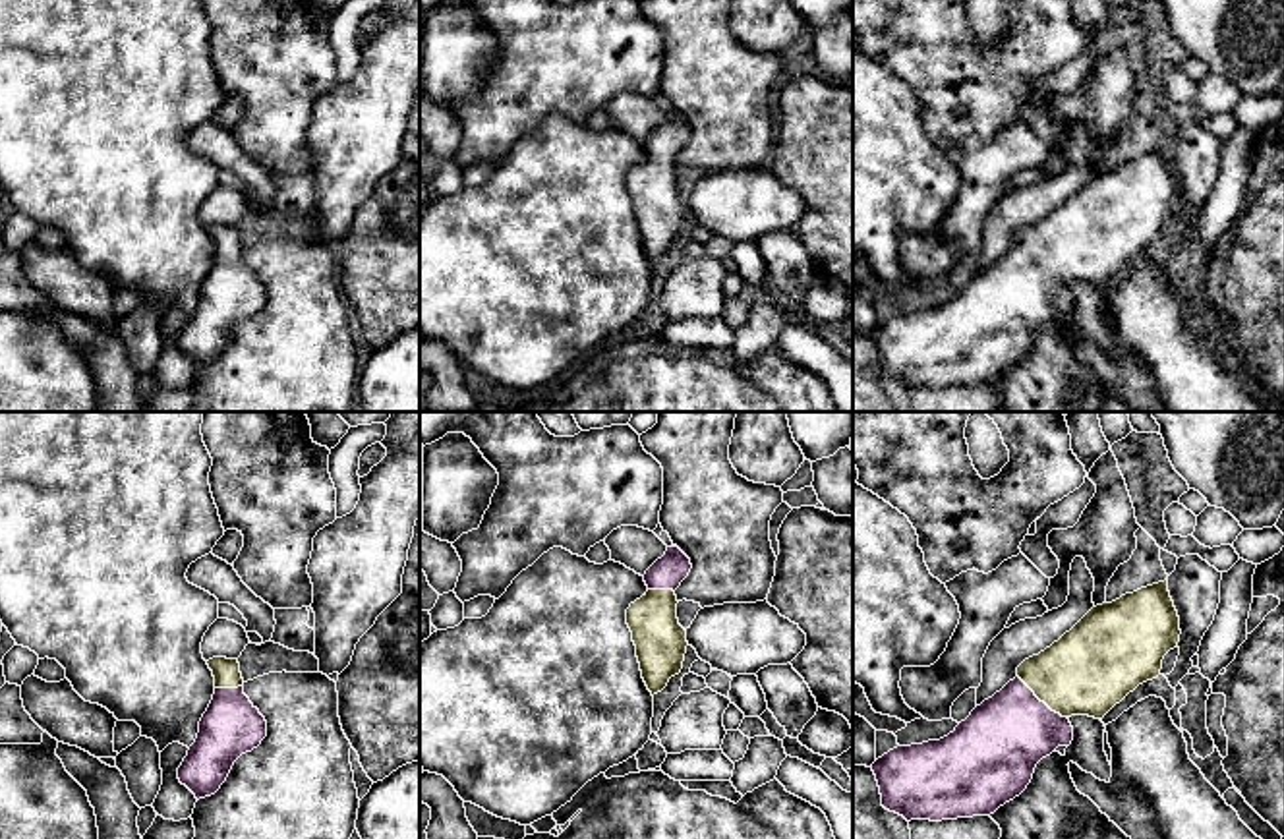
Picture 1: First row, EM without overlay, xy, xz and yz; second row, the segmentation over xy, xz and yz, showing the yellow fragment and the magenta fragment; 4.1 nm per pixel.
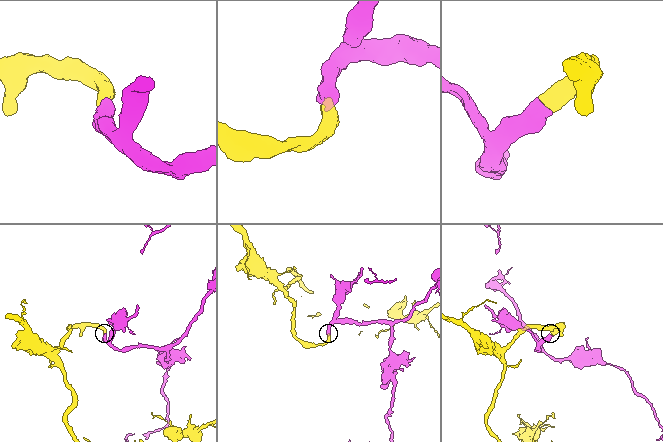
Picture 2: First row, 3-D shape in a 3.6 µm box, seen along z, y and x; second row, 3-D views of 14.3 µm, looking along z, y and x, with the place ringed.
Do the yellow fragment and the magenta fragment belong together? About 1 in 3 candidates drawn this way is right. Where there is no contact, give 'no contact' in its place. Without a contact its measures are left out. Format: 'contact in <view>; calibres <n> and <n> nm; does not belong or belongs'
contact in yz; calibres 360 and 360 nm; belongs

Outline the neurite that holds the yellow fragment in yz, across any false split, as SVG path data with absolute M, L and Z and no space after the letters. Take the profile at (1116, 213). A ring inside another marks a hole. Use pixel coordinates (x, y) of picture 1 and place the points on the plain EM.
M1168 147L1093 174L1058 209L1025 226L1017 244L977 273L953 300L940 307L897 313L878 325L872 338L882 373L907 389L994 381L1027 356L1042 325L1071 311L1071 282L1102 286L1139 251L1156 246L1180 201Z

